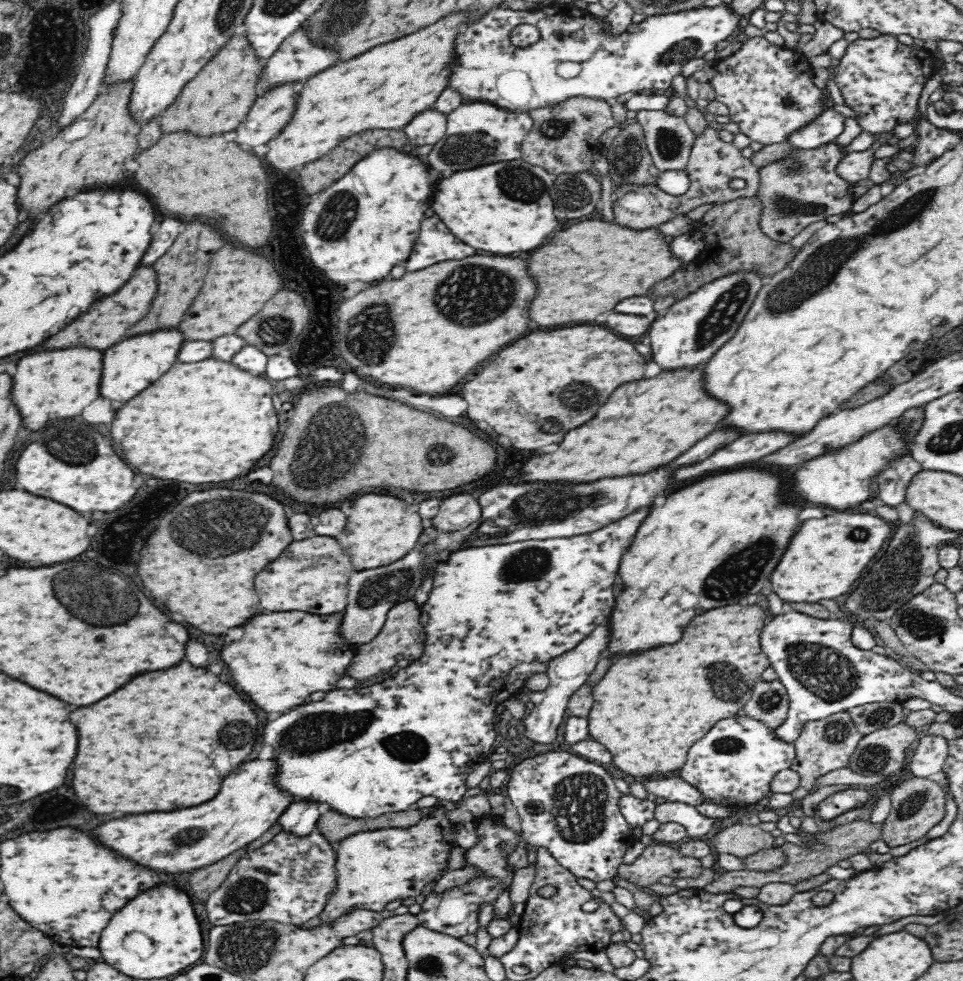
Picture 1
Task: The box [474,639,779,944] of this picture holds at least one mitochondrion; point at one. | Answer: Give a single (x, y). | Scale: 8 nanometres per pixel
(580, 800)

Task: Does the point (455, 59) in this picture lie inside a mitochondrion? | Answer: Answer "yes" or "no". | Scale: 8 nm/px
no

